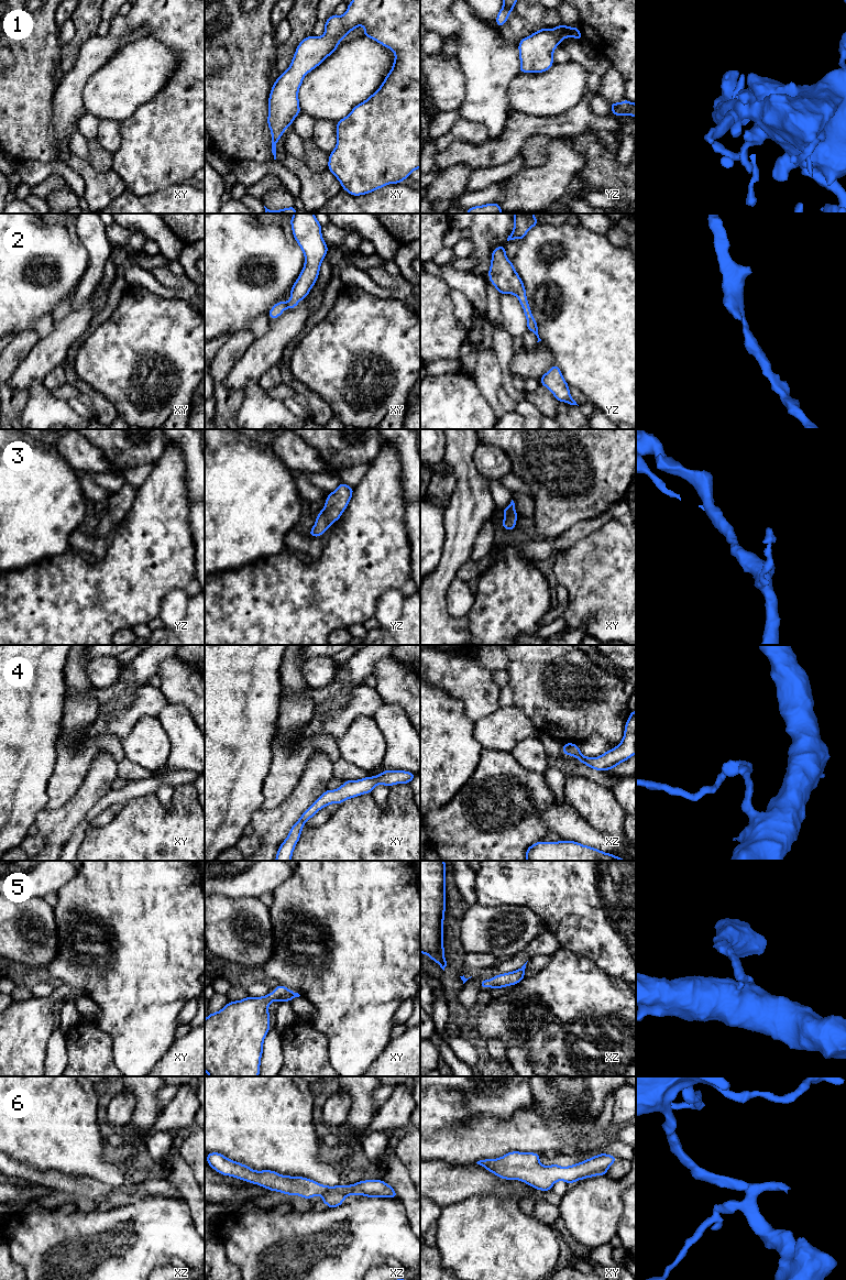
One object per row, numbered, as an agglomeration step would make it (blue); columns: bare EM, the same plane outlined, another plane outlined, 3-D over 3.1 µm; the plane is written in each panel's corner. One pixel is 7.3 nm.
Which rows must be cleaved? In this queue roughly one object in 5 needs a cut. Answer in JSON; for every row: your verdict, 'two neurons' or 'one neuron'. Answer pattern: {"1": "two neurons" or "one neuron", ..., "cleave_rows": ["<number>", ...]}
{"1": "one neuron", "2": "one neuron", "3": "one neuron", "4": "one neuron", "5": "one neuron", "6": "one neuron", "cleave_rows": []}

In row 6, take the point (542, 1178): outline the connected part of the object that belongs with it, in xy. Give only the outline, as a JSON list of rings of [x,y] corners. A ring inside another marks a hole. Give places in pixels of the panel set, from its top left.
[[[510,1151],[501,1158],[482,1159],[476,1163],[505,1180],[518,1180],[539,1191],[551,1191],[557,1181],[572,1184],[579,1180],[605,1175],[617,1157],[604,1152],[576,1164],[560,1167],[542,1166],[540,1153]]]

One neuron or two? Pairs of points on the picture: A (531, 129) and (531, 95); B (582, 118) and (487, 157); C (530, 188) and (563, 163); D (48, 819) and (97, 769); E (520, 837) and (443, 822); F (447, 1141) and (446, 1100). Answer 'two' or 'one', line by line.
A: two
B: one
C: one
D: one
E: one
F: two

